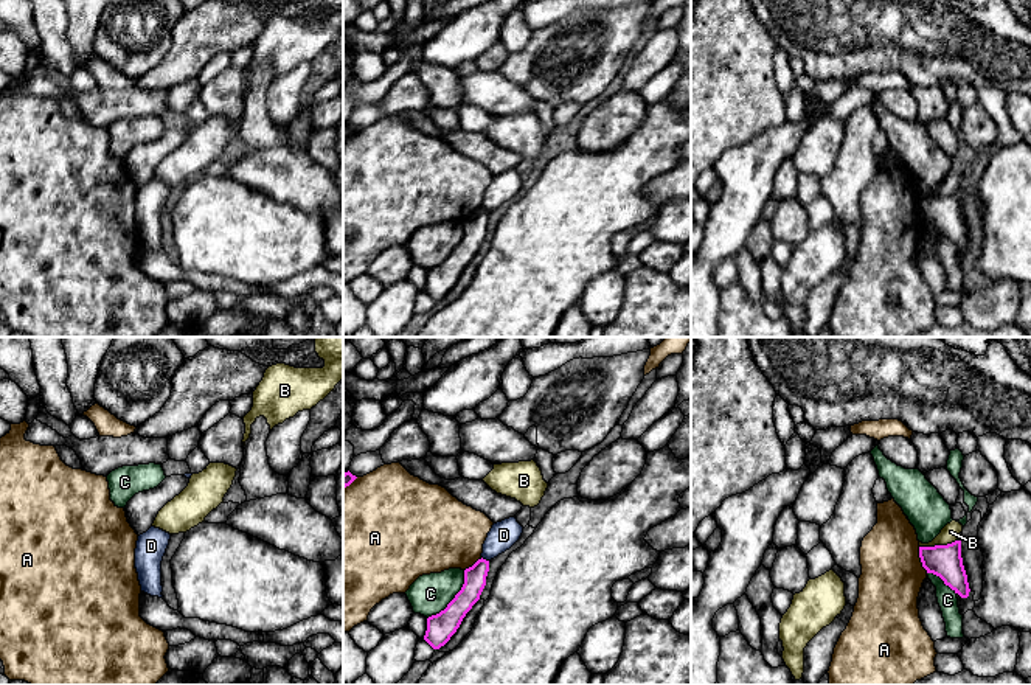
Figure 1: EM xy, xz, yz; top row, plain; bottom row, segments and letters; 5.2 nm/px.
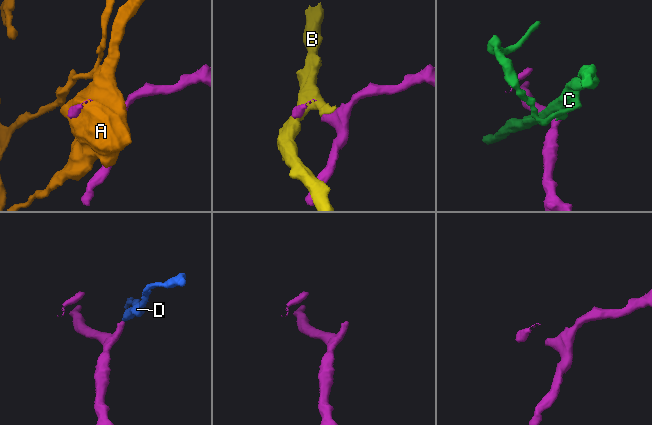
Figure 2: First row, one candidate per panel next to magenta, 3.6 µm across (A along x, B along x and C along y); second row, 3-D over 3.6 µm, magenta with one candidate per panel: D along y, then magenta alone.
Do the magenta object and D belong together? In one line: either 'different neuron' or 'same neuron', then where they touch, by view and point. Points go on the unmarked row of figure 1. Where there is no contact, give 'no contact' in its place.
different neuron | xz (485, 212)

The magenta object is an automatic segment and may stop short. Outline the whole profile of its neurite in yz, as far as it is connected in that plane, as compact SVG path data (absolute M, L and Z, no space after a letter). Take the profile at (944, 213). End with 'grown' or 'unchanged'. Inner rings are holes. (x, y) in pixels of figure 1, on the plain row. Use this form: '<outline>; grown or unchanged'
M961 193L947 197L919 199L919 210L927 225L939 228L961 250L969 249L970 241L961 210Z; unchanged

